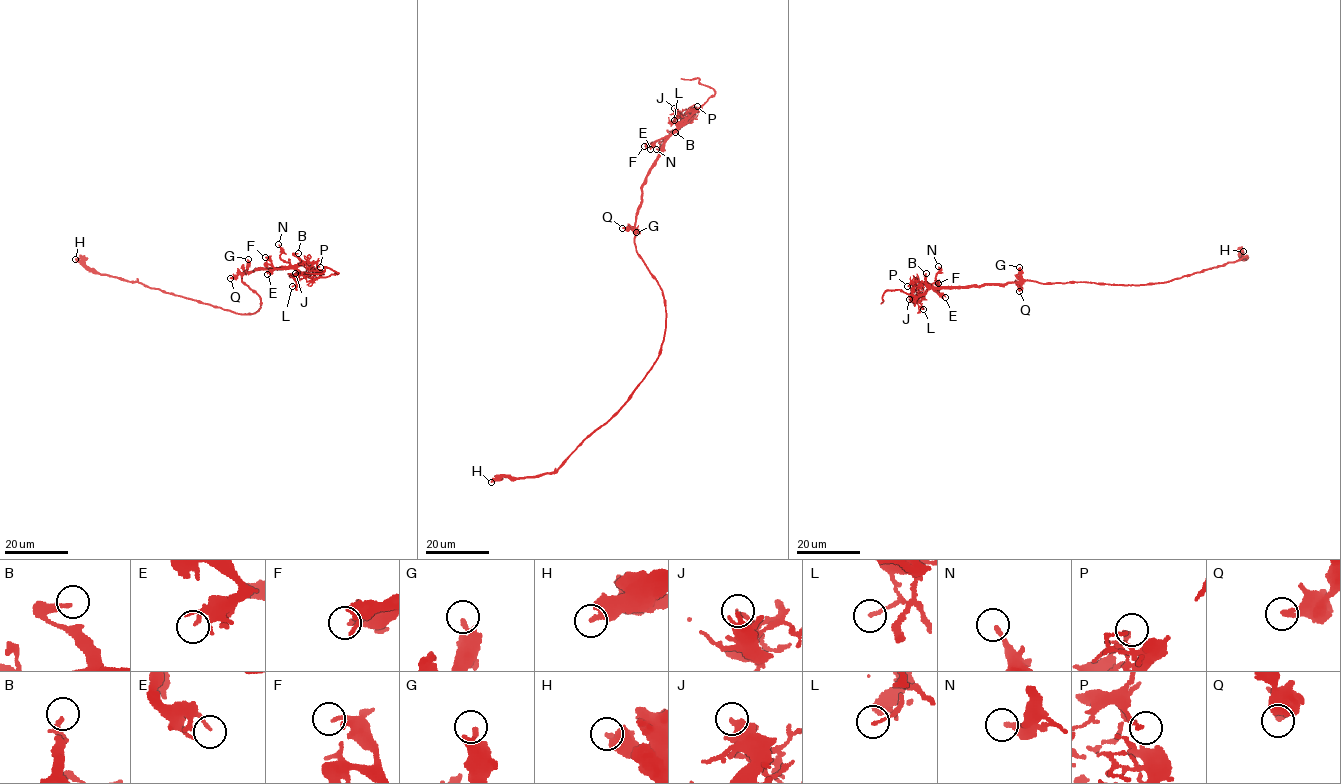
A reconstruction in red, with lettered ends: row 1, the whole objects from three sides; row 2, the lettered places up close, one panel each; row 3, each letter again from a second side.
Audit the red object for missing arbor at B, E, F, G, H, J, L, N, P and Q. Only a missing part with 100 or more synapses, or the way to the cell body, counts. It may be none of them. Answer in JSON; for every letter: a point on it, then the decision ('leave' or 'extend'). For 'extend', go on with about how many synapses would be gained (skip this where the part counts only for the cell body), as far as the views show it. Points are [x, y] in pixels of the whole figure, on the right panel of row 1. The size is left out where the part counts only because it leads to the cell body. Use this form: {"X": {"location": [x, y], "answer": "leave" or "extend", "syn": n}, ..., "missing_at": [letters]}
{"B": {"location": [926, 273], "answer": "leave"}, "E": {"location": [945, 297], "answer": "leave"}, "F": {"location": [938, 283], "answer": "leave"}, "G": {"location": [1019, 267], "answer": "leave"}, "H": {"location": [1243, 251], "answer": "leave"}, "J": {"location": [909, 299], "answer": "leave"}, "L": {"location": [923, 309], "answer": "leave"}, "N": {"location": [938, 266], "answer": "leave"}, "P": {"location": [907, 286], "answer": "leave"}, "Q": {"location": [1019, 291], "answer": "leave"}, "missing_at": []}

